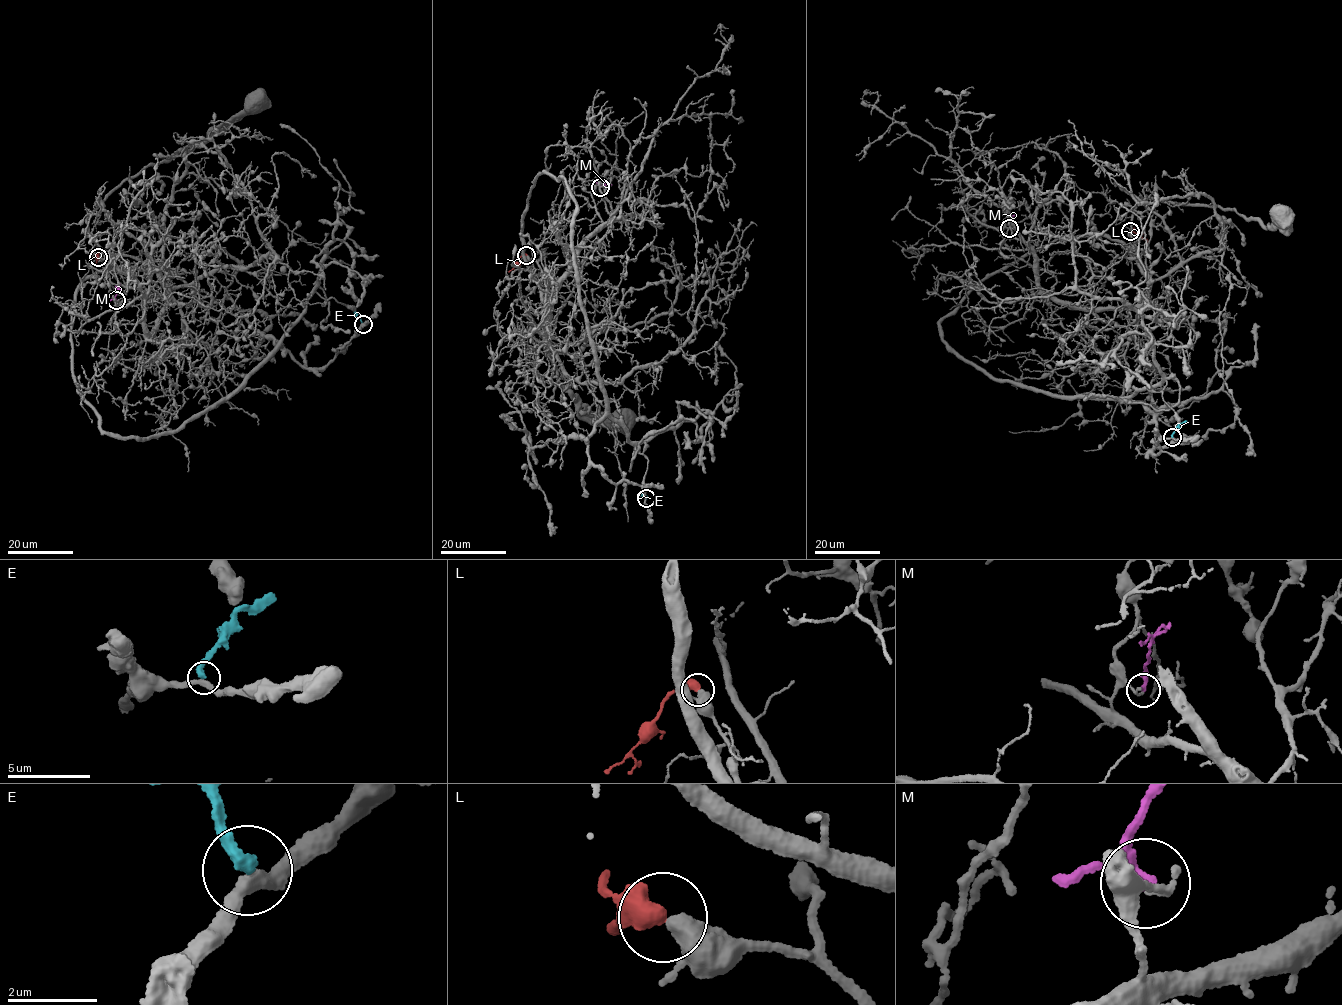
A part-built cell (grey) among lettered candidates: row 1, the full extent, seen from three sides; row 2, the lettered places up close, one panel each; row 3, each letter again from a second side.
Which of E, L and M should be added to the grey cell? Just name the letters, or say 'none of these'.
L

